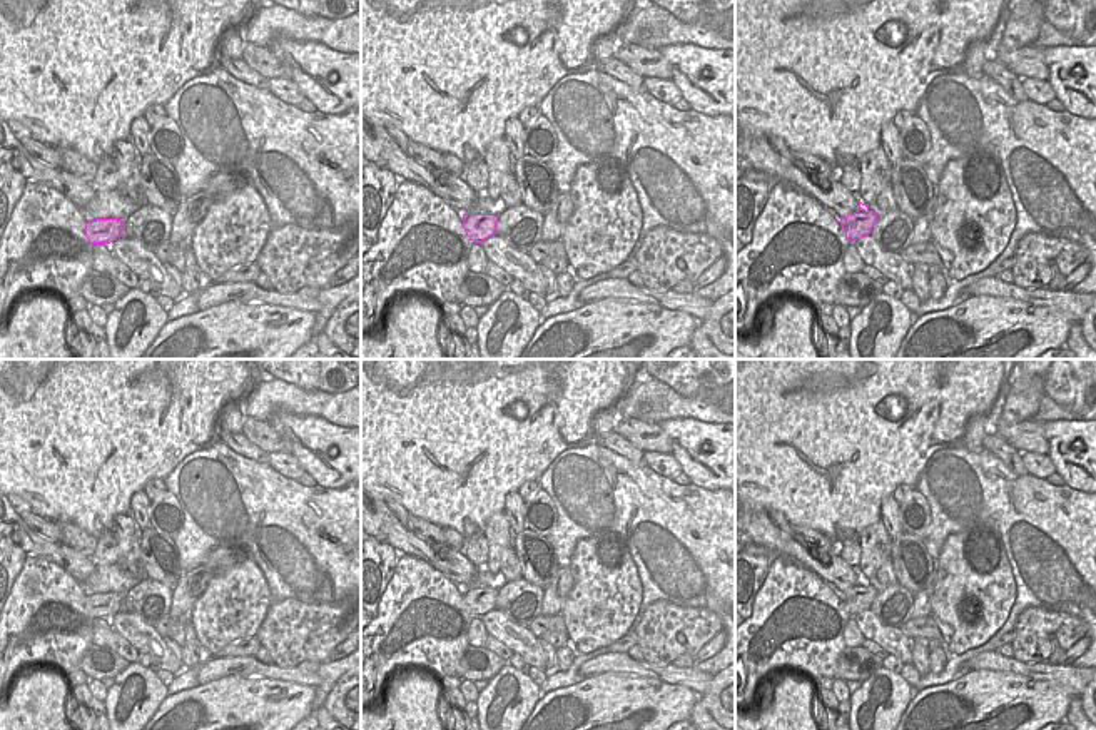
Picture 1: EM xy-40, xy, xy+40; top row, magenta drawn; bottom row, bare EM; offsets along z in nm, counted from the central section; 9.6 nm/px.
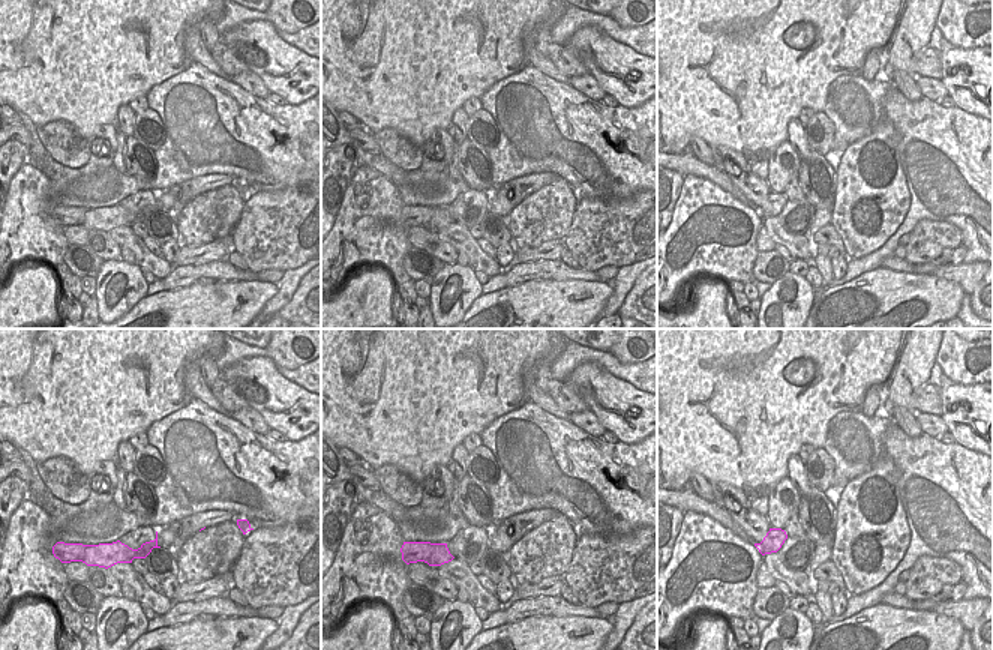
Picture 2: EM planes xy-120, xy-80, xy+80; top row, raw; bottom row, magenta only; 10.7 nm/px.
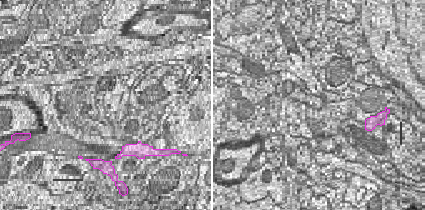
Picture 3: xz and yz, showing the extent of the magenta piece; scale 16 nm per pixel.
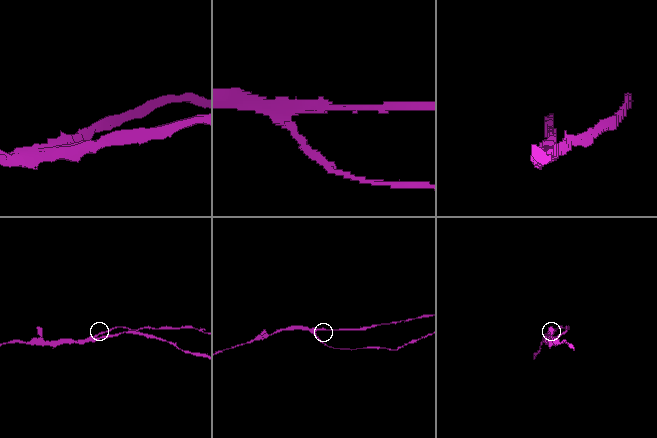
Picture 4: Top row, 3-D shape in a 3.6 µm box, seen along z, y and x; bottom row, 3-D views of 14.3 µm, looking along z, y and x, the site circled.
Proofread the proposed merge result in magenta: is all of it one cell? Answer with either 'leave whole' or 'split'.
split

